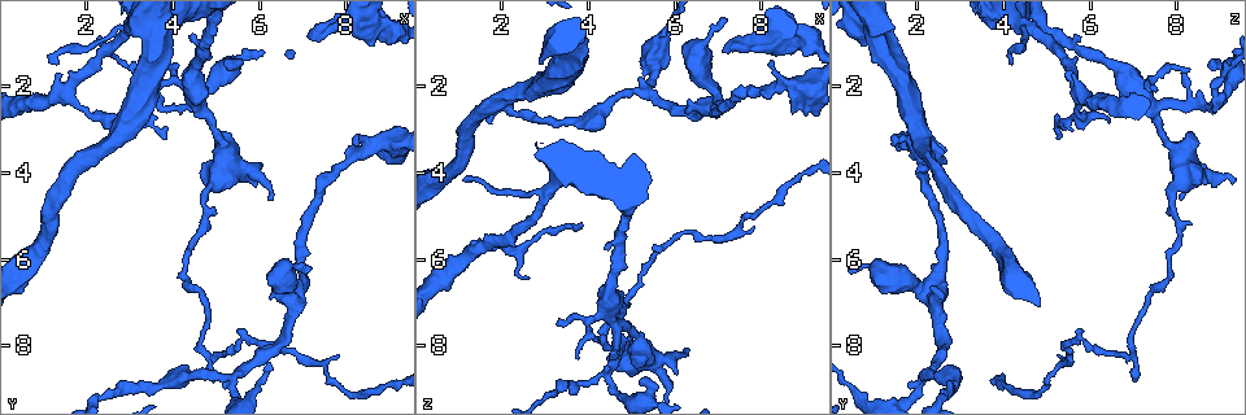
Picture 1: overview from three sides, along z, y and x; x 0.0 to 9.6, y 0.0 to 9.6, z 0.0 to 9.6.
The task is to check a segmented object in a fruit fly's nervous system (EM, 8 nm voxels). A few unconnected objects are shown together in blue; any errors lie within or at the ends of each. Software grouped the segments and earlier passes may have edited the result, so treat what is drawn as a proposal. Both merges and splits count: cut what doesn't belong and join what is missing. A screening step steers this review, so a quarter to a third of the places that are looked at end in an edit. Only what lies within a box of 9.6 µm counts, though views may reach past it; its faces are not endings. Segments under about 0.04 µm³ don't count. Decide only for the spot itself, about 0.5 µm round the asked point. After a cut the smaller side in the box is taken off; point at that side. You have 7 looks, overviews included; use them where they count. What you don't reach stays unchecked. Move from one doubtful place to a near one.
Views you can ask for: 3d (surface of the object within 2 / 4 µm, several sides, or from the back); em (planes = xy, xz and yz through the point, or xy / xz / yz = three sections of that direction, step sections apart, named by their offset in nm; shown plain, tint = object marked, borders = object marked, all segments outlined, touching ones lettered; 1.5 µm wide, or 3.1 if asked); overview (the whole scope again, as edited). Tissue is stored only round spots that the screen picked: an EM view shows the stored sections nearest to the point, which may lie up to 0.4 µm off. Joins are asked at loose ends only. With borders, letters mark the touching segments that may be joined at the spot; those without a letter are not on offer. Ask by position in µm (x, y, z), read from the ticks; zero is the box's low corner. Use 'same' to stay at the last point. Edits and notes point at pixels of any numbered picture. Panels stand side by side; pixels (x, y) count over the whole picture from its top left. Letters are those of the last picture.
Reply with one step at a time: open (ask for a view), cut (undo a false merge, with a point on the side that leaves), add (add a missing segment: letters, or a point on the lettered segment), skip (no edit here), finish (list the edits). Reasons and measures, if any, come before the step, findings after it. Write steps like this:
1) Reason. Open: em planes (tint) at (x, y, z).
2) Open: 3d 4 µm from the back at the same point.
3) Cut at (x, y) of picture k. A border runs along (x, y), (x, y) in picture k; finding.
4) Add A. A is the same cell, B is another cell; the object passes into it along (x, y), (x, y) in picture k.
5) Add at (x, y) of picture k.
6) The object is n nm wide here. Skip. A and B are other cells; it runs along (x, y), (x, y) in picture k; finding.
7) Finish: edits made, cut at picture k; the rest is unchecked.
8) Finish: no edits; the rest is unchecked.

Open: em planes (tint) at (4.25, 6.20, 7.75).

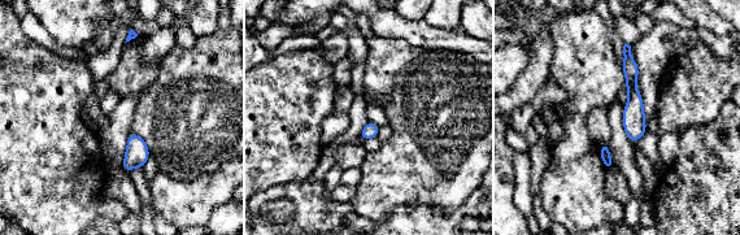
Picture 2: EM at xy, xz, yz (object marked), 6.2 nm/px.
Open: em planes (borders) at the same point.

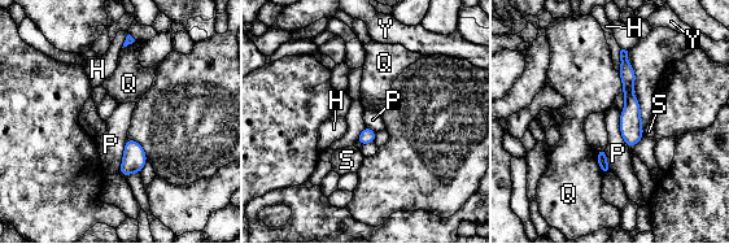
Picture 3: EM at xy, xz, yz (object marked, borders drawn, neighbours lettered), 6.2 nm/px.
Skip. H, P, Q, S and Y are other cells; a border runs along (598, 152), (598, 166), (603, 175) in picture 3; continuous, no second neuron.

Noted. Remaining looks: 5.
A narrow waist. Open: em planes (borders) at (4.35, 2.45, 8.65).

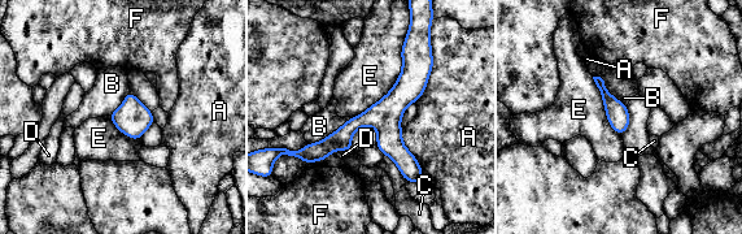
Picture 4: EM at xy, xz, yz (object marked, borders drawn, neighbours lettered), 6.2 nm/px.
Skip. A, B, C, D, E and F are other cells; it runs along (411, 51), (411, 82), (305, 157) in picture 4; one neuron here.

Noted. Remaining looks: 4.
Branch stops here. Open: 3d 2 µm at (7.10, 0.90, 1.10).

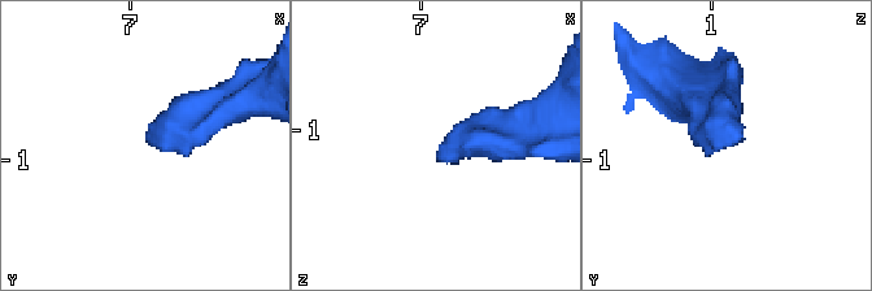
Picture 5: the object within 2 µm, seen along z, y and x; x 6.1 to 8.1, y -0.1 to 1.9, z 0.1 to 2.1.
Now the EM. Open: em xz step 8 (tint) at (7.12, 0.90, 1.12).

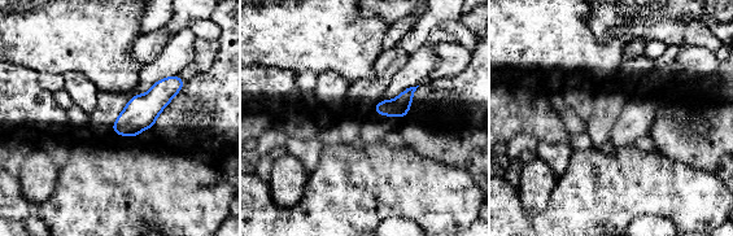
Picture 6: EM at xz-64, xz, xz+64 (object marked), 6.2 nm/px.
Open: em planes (borders) at the same point.

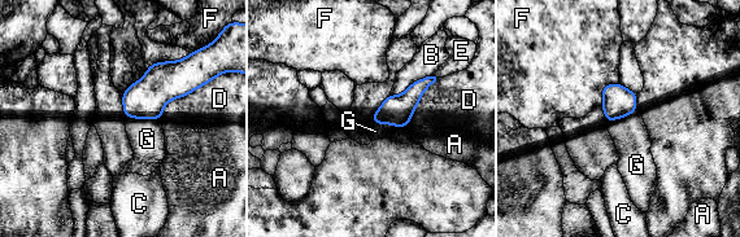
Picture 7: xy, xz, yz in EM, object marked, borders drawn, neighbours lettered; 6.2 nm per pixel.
The object is 190 nm wide here. Add at (147, 139) of picture 7. G is the same cell, A, B, C, D, E and F are other cells; the object passes into it along (146, 99), (143, 118), (147, 139) in picture 7; the neuron continues.

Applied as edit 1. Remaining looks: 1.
Finish: edits made, add at picture 7; the rest is unchecked.

